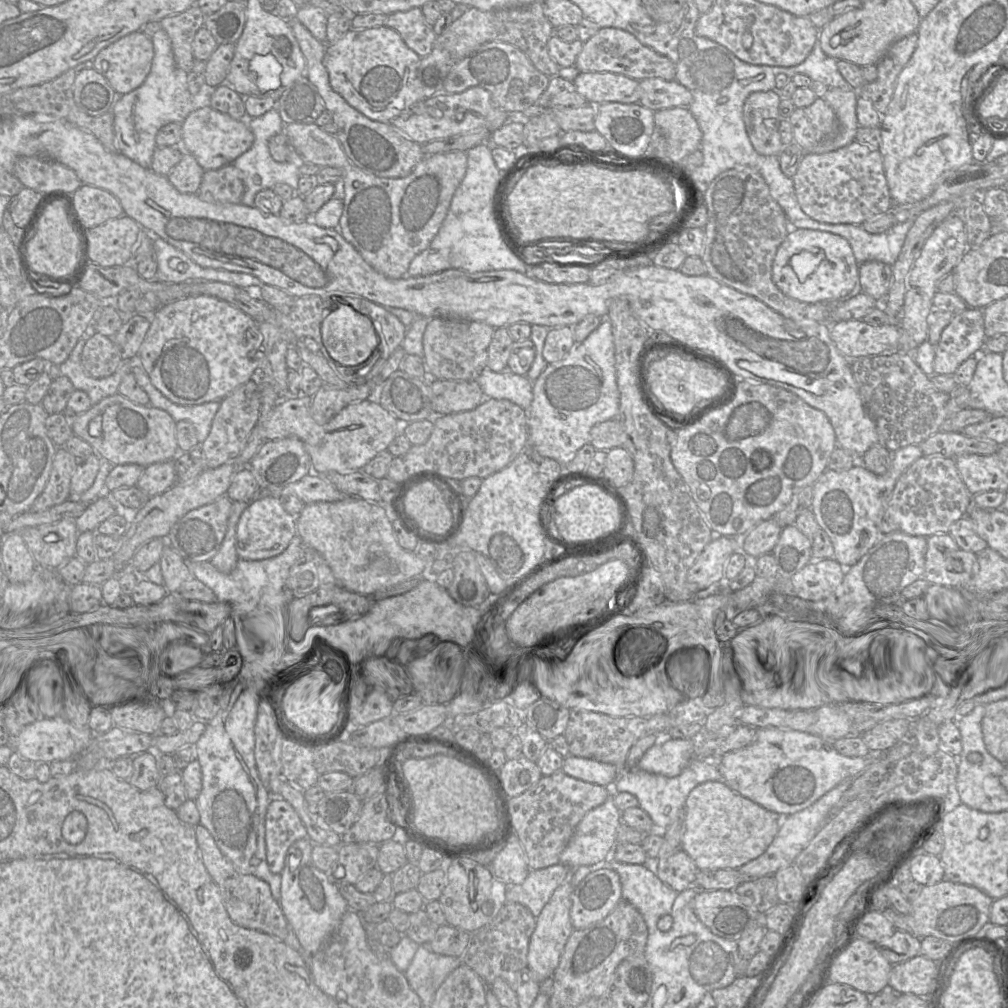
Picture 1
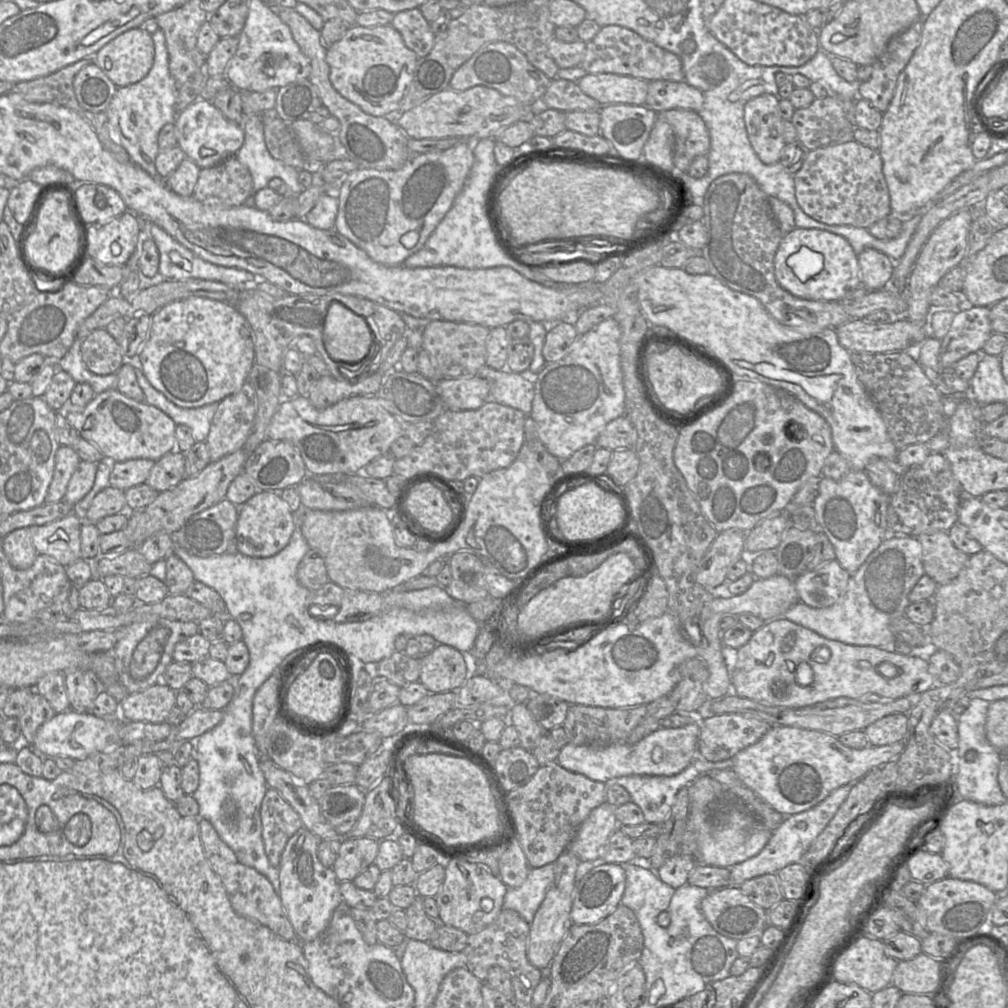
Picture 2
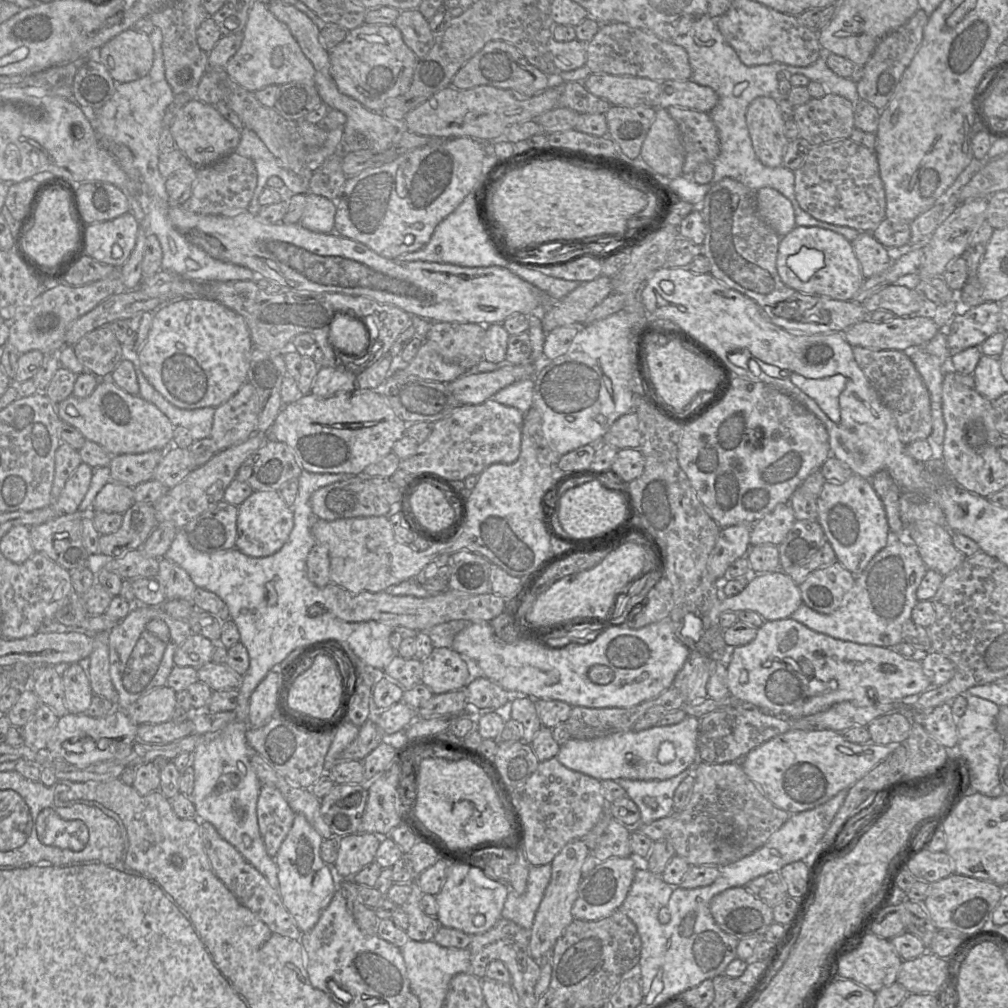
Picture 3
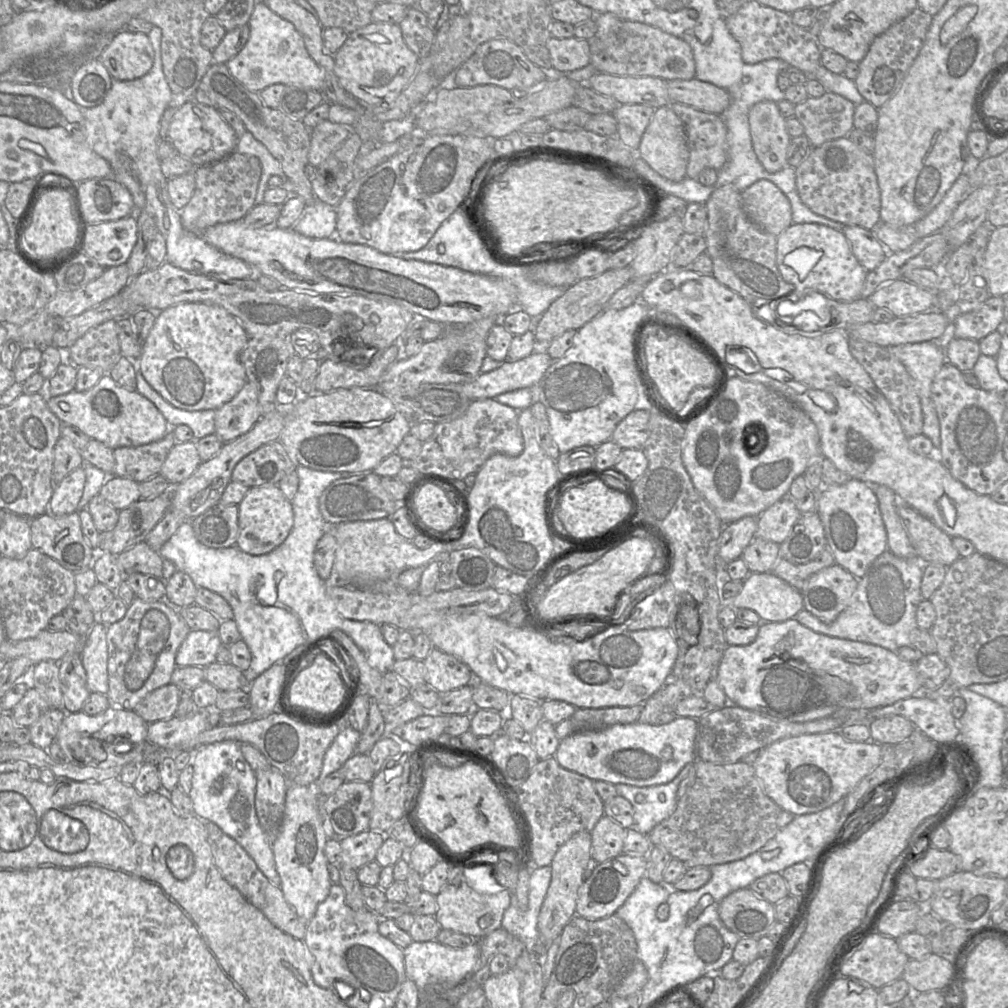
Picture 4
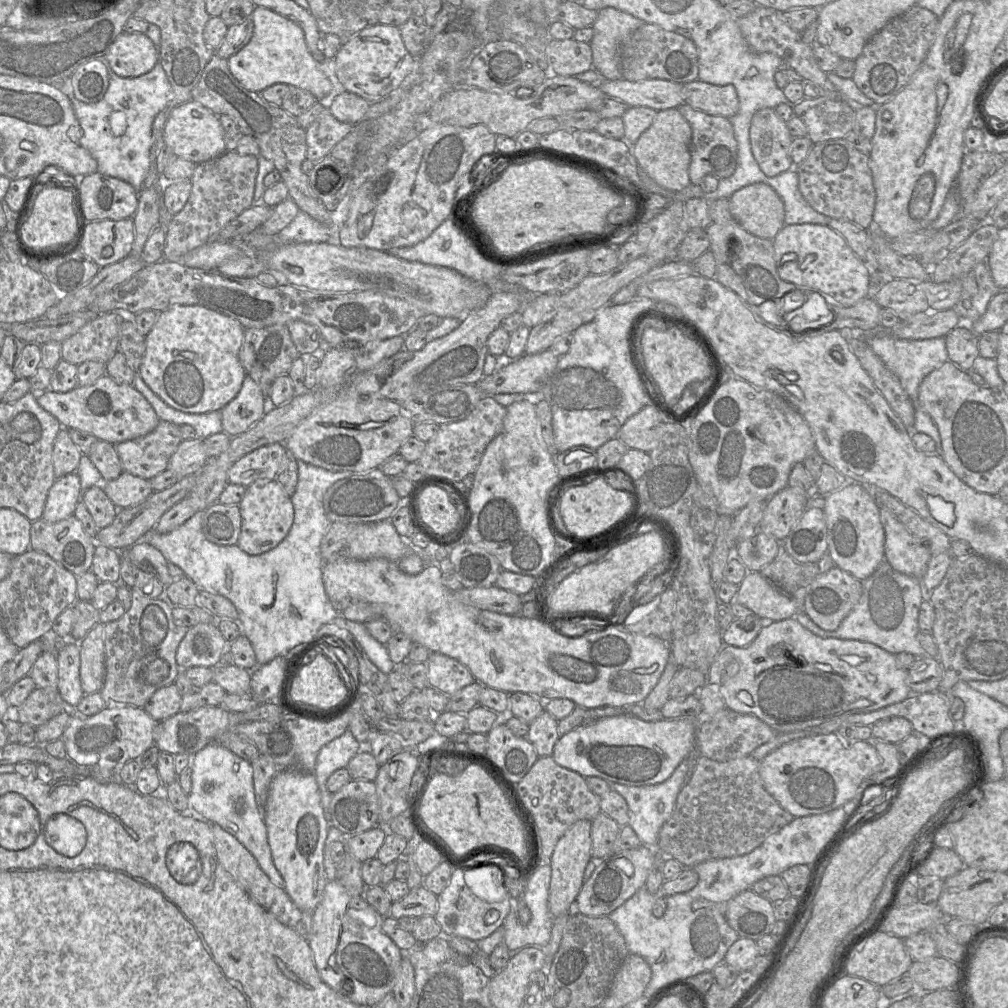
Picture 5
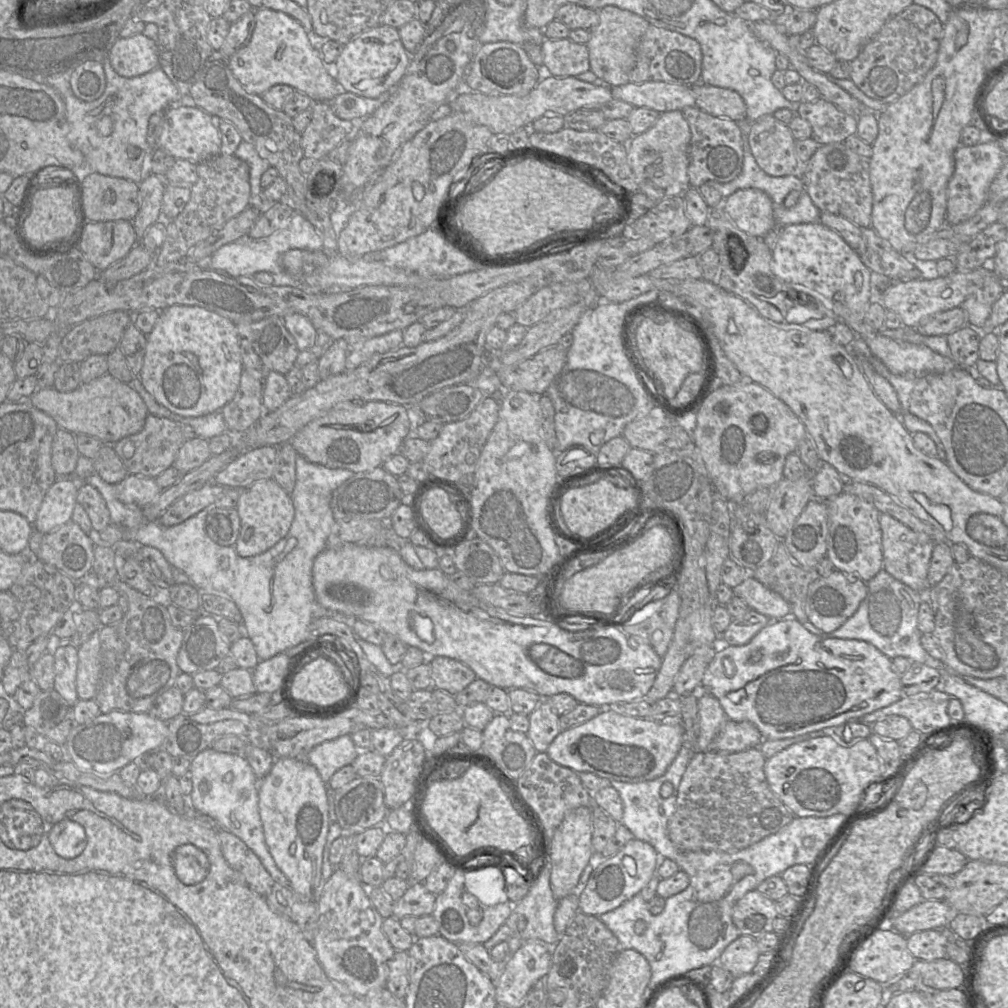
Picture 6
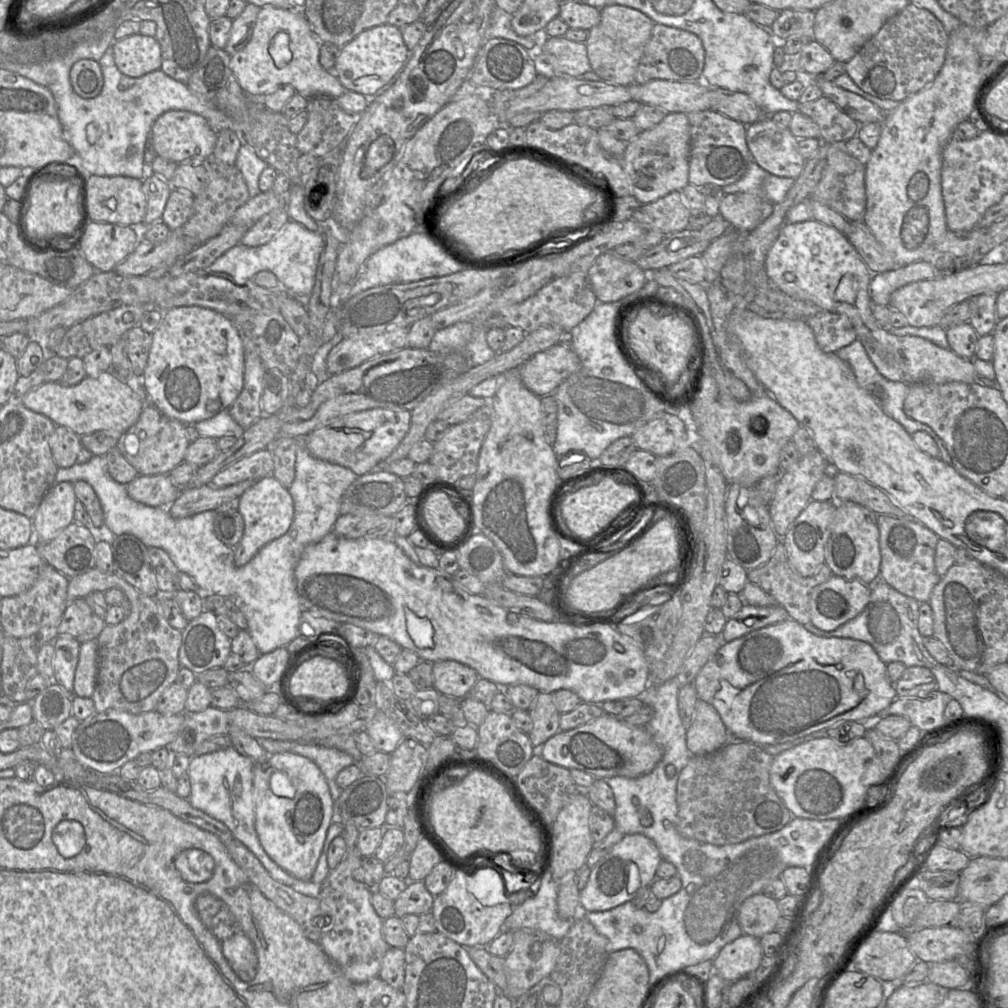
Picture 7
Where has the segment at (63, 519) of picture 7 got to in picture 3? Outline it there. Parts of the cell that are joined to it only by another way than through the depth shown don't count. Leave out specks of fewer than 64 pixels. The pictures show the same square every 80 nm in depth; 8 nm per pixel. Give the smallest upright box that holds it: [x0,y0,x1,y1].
[53,463,93,514]

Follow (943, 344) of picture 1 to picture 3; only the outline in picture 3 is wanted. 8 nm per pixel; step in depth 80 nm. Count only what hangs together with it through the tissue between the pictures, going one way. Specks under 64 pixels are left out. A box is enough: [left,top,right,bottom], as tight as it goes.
[945,302,999,357]

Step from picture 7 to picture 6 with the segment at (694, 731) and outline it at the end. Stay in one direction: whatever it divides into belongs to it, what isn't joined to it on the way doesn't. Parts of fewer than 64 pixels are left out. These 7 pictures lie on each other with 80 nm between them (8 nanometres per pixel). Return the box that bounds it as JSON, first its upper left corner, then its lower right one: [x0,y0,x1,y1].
[696,688,728,752]

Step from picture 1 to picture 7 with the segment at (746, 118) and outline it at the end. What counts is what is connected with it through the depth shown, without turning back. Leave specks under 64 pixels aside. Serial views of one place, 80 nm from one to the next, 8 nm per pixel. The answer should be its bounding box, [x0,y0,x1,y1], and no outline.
[746,116,806,179]

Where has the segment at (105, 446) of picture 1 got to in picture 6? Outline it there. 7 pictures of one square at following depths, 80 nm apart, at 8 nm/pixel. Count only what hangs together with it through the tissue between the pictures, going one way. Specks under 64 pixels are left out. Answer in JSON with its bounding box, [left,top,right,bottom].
[30,373,149,445]

